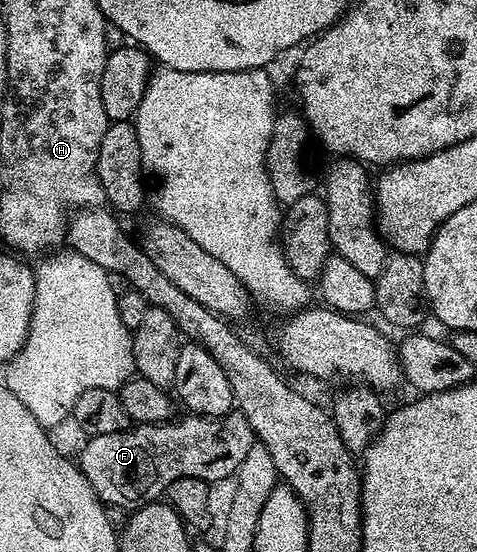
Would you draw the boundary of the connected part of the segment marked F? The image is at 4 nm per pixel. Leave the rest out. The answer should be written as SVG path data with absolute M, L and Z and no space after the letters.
M232 409L228 415L184 416L165 423L131 425L125 431L93 435L86 440L77 466L103 504L112 508L143 507L162 500L177 477L197 477L210 484L236 474L250 447L257 442L255 430L245 416L238 409Z

